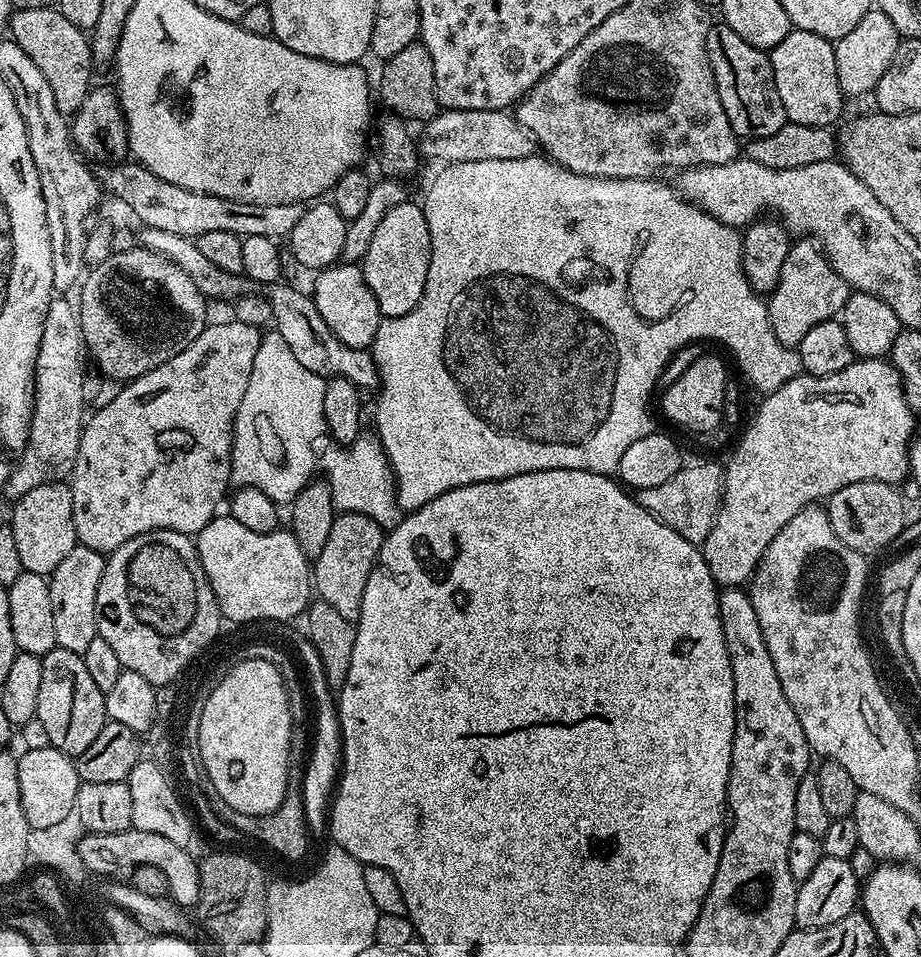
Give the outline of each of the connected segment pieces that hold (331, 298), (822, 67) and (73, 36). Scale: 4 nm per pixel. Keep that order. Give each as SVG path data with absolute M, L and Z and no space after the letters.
M337 262L331 268L317 271L315 276L316 281L310 287L310 295L318 314L322 314L322 322L326 322L332 333L346 342L346 346L371 349L382 317L370 286L366 286L363 267L360 264Z
M798 28L788 32L778 46L771 48L768 60L774 70L774 86L778 86L778 98L782 98L782 110L786 110L788 123L832 128L846 103L838 82L838 66L834 66L833 41Z
M56 6L38 10L18 8L13 11L10 21L10 38L41 70L61 114L67 118L75 116L82 102L86 102L86 94L94 87L92 45L85 29L74 26L74 22L69 22Z

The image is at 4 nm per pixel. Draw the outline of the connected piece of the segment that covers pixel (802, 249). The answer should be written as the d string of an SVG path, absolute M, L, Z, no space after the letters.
M808 238L797 239L788 249L786 262L782 262L778 286L766 300L774 338L778 338L782 346L796 348L818 322L837 319L843 313L849 295L848 284L830 266L820 245Z

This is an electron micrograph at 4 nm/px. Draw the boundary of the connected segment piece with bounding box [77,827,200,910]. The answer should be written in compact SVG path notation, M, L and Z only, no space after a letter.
M134 827L118 834L90 832L82 836L77 846L83 867L88 872L90 870L100 876L108 876L104 878L124 878L127 872L135 868L157 868L168 883L167 895L184 910L191 909L200 900L200 866L197 857L192 857L188 851L185 845L170 842L170 838L162 838L162 834L150 834Z

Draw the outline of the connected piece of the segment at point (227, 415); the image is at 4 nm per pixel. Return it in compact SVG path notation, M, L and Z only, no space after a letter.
M228 318L225 324L209 323L182 350L182 354L174 354L170 362L162 362L154 370L142 374L137 380L129 380L117 391L116 397L108 404L100 404L97 412L87 417L84 432L80 435L80 445L76 455L76 465L70 477L72 489L72 501L74 502L74 530L79 543L86 545L90 550L98 550L102 553L110 553L122 542L130 542L130 538L138 538L138 534L153 532L159 528L169 528L175 532L181 532L187 536L195 537L207 524L218 515L216 508L225 503L230 492L232 478L232 424L236 420L238 406L242 406L242 394L246 394L246 386L250 382L250 374L254 366L254 354L258 354L258 346L262 339L261 329L254 326L246 326L246 322L238 322L235 318Z

